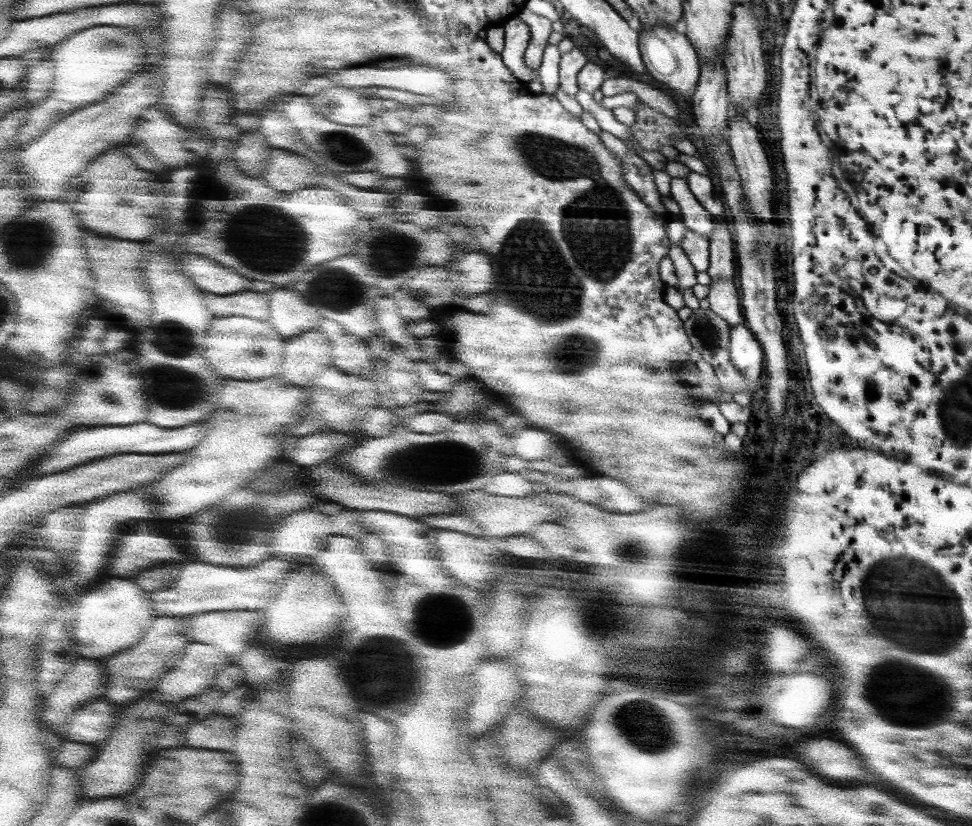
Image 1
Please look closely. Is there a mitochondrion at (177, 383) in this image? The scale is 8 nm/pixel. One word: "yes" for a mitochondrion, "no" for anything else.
yes

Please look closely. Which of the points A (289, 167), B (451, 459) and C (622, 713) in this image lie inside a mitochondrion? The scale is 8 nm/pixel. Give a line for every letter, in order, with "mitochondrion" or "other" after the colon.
A: other
B: mitochondrion
C: mitochondrion

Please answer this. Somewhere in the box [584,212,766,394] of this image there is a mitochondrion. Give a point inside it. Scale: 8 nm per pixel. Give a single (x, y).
(706, 334)

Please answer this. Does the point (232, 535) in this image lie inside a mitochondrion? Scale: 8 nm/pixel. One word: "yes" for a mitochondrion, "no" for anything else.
no

